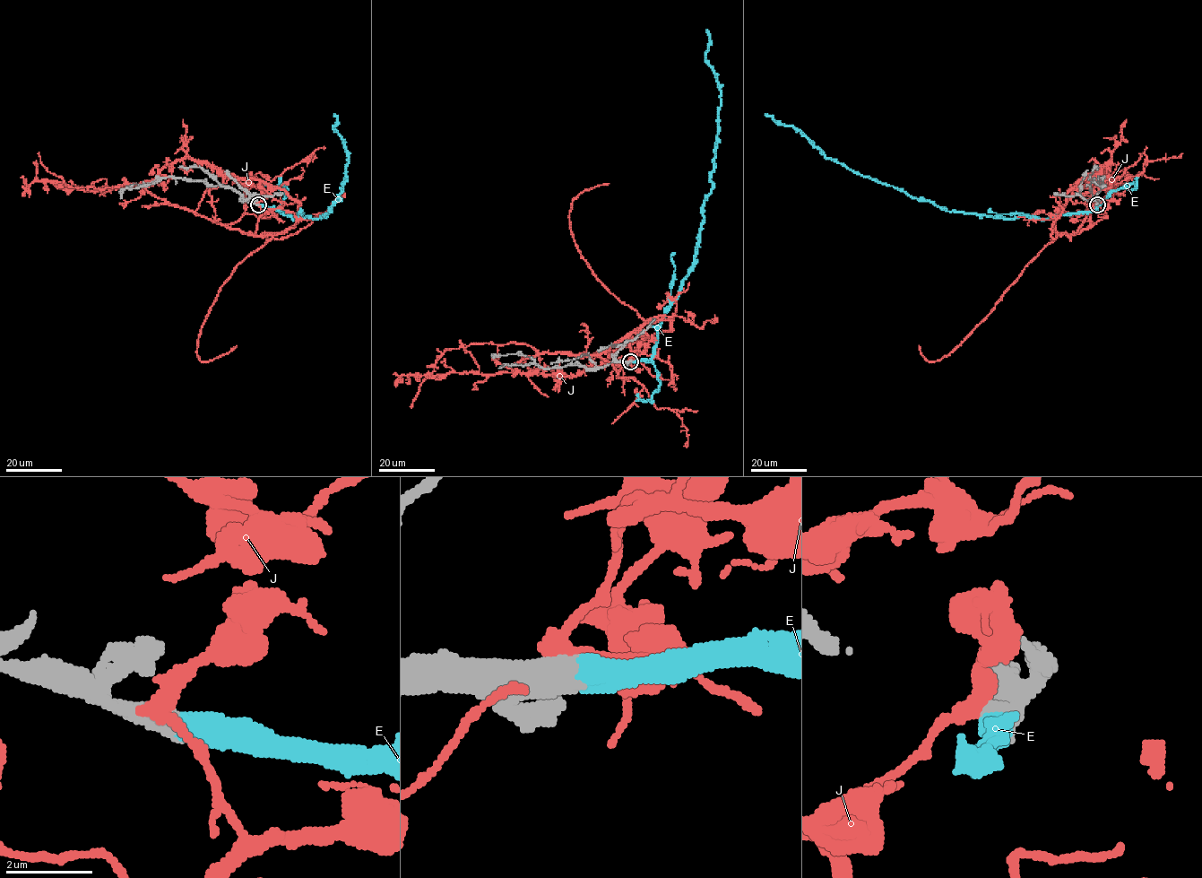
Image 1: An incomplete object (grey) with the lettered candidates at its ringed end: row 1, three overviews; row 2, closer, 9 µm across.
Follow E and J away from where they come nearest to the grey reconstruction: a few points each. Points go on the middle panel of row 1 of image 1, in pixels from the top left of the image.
E: (630, 361), (652, 355), (661, 319), (691, 269), (702, 205), (711, 193), (721, 90), (706, 57), (705, 30)
J: (629, 360), (635, 351), (622, 337), (591, 355), (472, 343), (463, 349), (479, 372), (409, 380), (409, 373)

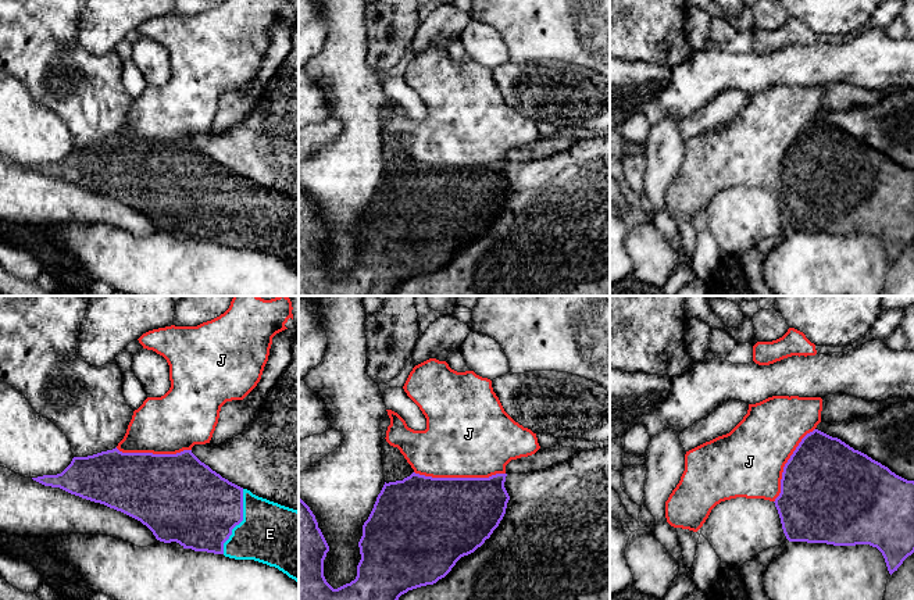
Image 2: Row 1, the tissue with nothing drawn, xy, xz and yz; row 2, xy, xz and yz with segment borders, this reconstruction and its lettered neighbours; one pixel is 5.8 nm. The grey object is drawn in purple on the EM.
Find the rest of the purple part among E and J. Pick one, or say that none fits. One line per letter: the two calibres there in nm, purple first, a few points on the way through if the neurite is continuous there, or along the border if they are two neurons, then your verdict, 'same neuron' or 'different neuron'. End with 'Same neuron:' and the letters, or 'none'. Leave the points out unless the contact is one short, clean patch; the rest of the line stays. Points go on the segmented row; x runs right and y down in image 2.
E: calibres 440 and 360 nm; same neuron
J: calibres 480 and 480 nm; different neuron
Same neuron: E

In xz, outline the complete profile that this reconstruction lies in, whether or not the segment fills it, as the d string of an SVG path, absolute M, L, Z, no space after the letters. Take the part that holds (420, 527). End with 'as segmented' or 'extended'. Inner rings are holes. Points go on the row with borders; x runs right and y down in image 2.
M413 472L403 481L385 482L363 525L357 576L338 589L324 576L329 546L315 515L299 497L299 600L399 600L408 590L436 583L499 526L510 500L506 476L432 478Z | as segmented

